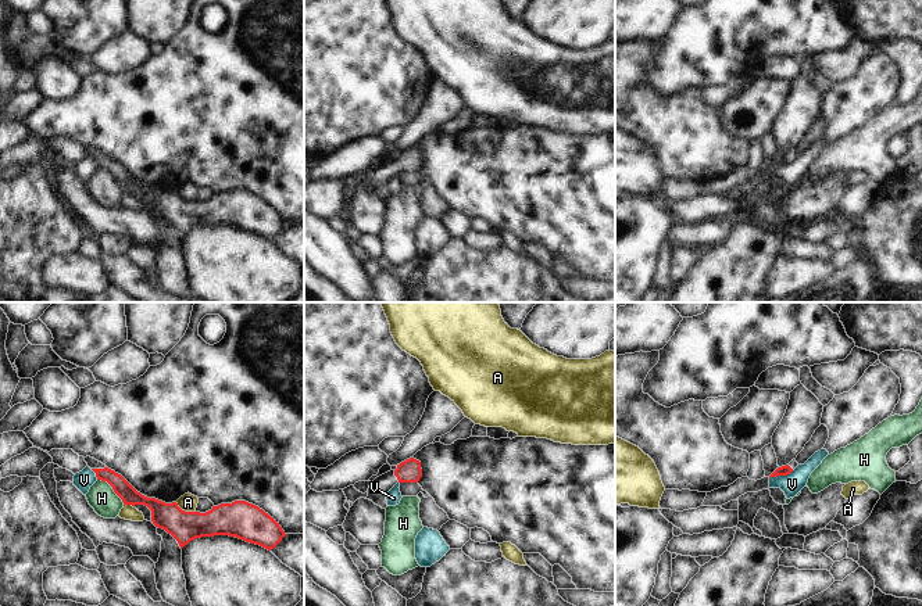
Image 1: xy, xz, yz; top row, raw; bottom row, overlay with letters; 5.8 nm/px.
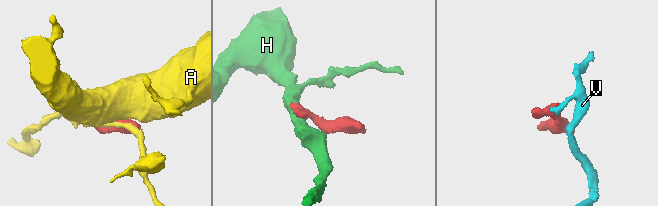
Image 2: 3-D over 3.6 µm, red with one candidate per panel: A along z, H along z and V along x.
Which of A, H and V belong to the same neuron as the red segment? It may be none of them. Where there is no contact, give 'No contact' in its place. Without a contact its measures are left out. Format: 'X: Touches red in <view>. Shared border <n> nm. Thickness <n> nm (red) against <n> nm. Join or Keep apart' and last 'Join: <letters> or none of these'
A: Touches red in xy. Shared border 130 nm. Thickness 190 nm (red) against 100 nm. Keep apart
H: Touches red in xy. Shared border 220 nm. Thickness 100 nm (red) against 160 nm. Keep apart
V: Touches red in yz. Shared border 150 nm. Thickness 60 nm (red) against 120 nm. Keep apart
Join: none of these.

